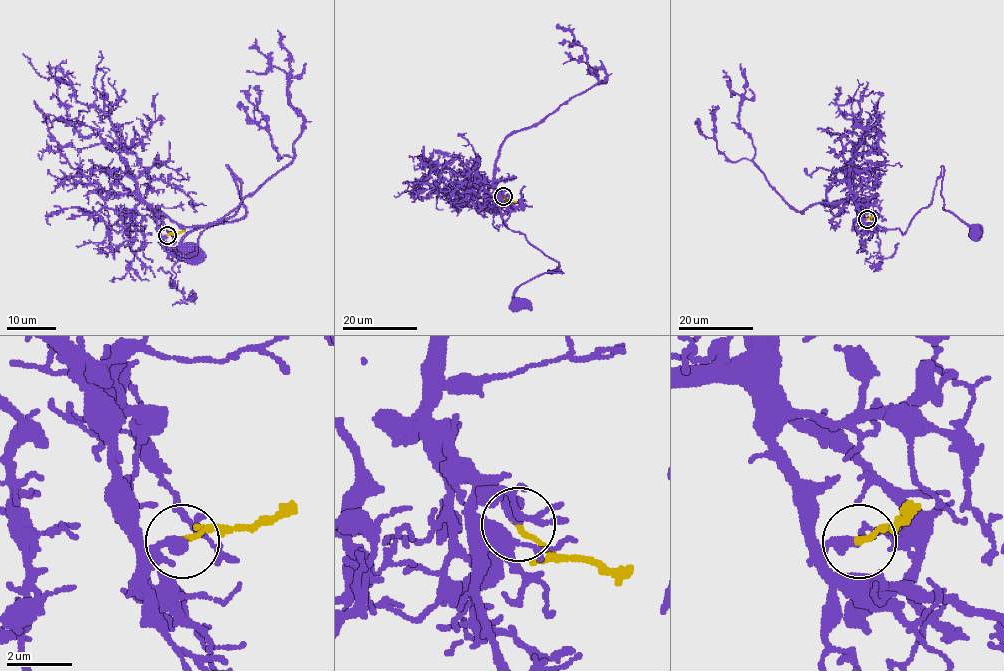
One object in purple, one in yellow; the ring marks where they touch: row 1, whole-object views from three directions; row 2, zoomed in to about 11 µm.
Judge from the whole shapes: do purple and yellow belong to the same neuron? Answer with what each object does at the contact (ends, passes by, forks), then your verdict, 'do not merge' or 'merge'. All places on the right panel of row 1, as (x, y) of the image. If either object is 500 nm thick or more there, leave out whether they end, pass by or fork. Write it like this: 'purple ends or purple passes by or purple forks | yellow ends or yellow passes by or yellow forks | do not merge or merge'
purple ends | yellow ends | merge

